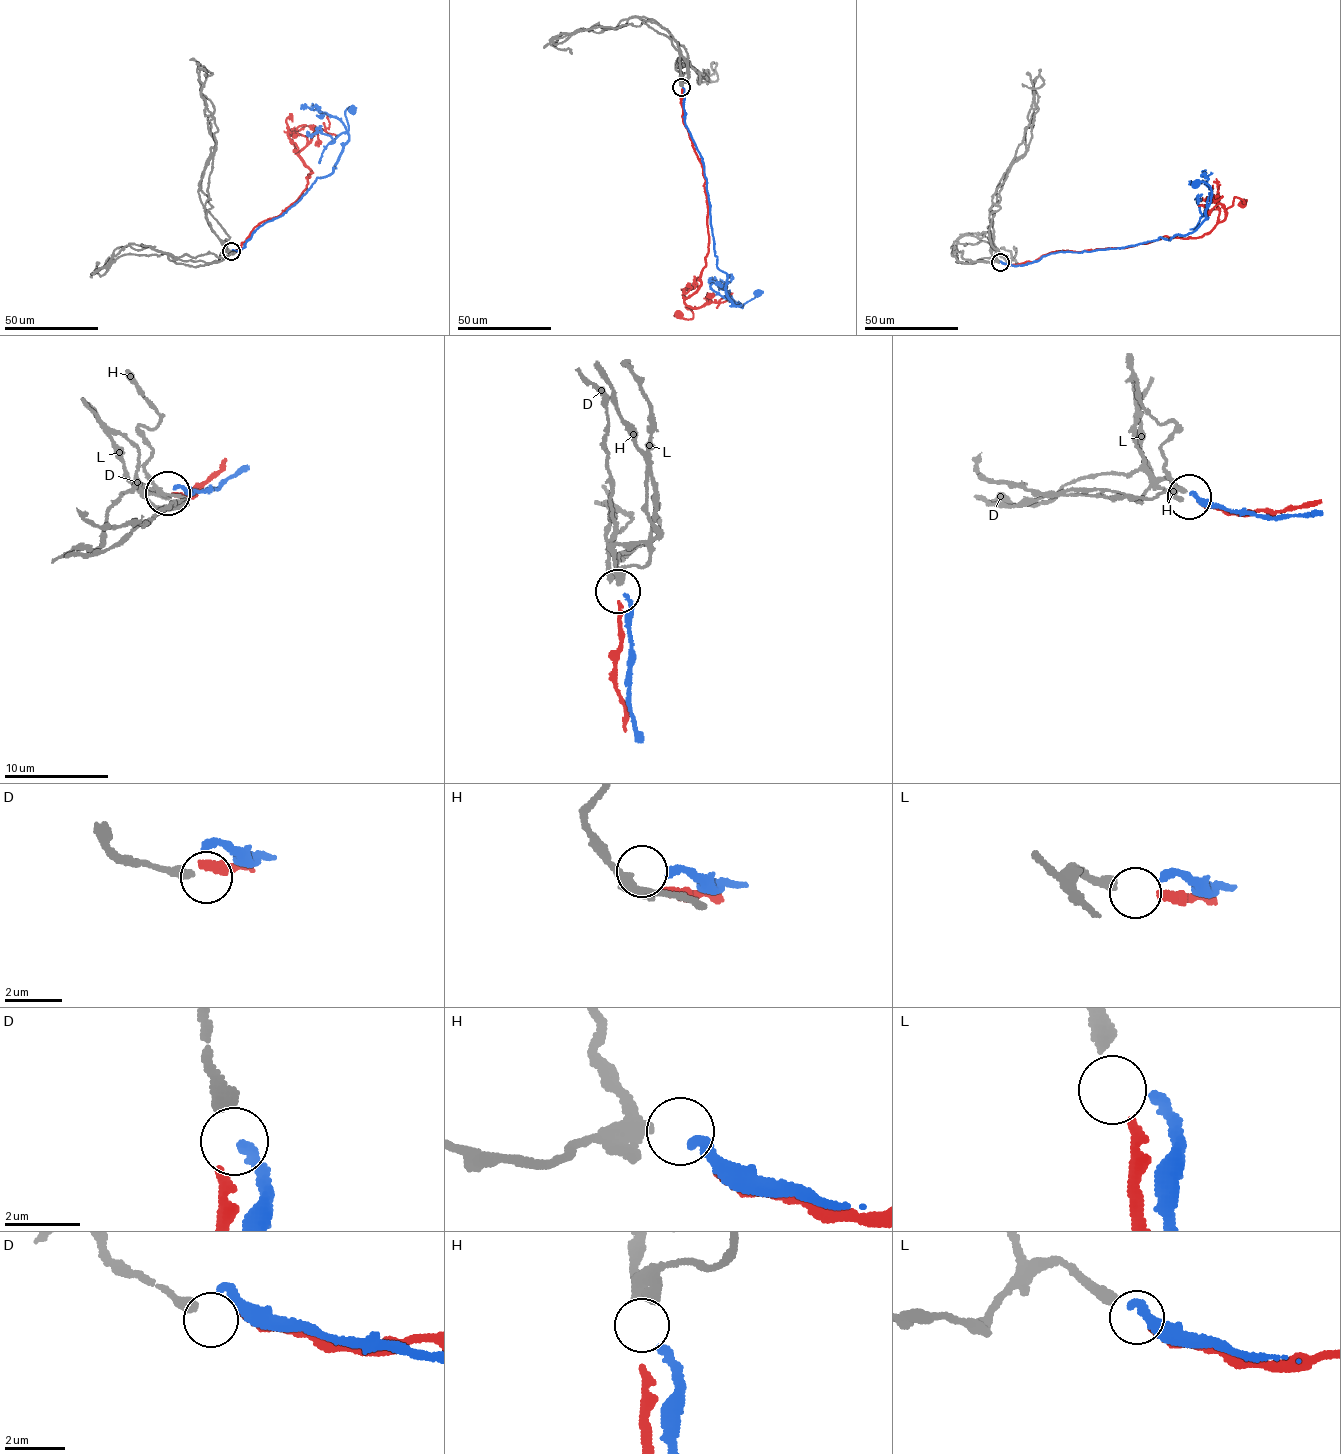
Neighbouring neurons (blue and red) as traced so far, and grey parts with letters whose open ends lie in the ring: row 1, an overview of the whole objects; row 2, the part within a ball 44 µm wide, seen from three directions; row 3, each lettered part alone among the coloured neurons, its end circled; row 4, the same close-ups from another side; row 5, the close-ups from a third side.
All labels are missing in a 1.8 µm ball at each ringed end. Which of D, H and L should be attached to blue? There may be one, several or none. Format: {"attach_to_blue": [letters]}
{"attach_to_blue": ["H"]}

